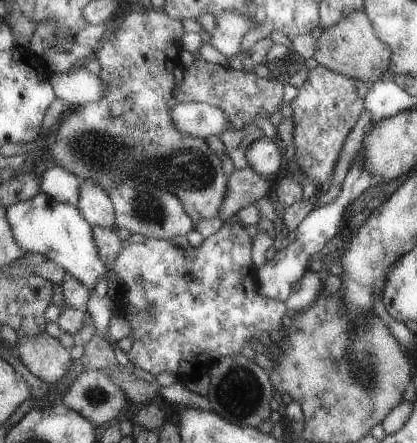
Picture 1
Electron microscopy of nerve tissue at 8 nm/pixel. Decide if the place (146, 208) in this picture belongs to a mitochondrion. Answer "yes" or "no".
yes

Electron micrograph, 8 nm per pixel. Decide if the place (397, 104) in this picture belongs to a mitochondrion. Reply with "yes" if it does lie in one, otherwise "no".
no

